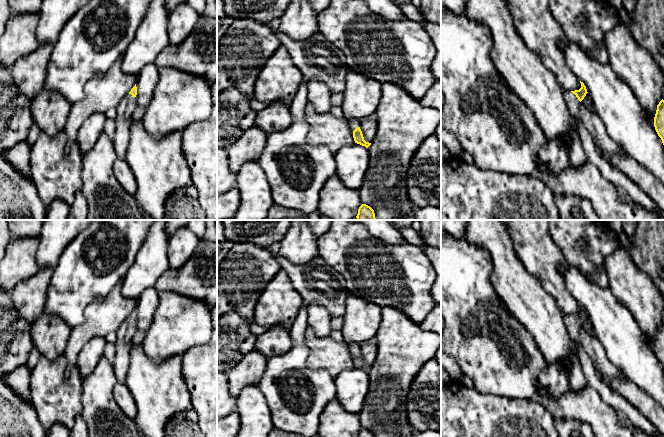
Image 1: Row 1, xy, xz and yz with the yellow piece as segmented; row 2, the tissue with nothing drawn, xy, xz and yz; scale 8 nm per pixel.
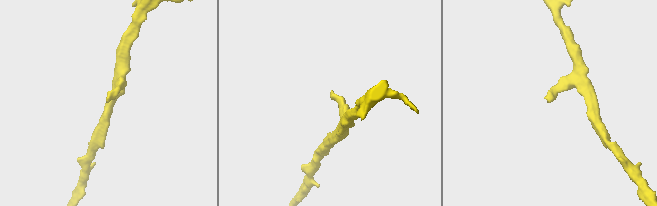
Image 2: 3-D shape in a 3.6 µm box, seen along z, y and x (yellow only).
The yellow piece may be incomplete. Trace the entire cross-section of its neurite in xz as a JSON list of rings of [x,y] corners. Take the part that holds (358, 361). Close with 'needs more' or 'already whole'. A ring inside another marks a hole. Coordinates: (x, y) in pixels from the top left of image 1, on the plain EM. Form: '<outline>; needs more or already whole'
[[[351,343],[350,346],[349,346],[349,350],[350,350],[350,352],[353,356],[353,362],[354,362],[355,367],[360,368],[360,369],[368,372],[371,369],[371,367],[366,366],[364,364],[362,355],[360,353],[359,344],[358,343]]]; needs more

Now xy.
[[[137,311],[121,324],[116,331],[117,342],[115,344],[116,356],[113,363],[114,373],[118,382],[125,383],[127,371],[130,365],[130,352],[132,348],[132,338],[138,330],[136,326]]]; needs more

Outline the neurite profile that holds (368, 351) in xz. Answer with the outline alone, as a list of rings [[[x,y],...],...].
[[[368,341],[359,344],[360,346],[360,353],[362,355],[364,364],[366,366],[372,367],[377,353],[376,345],[370,344]]]

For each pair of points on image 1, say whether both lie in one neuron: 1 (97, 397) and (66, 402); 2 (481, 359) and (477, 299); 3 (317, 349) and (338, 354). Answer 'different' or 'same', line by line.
1: different
2: same
3: same

